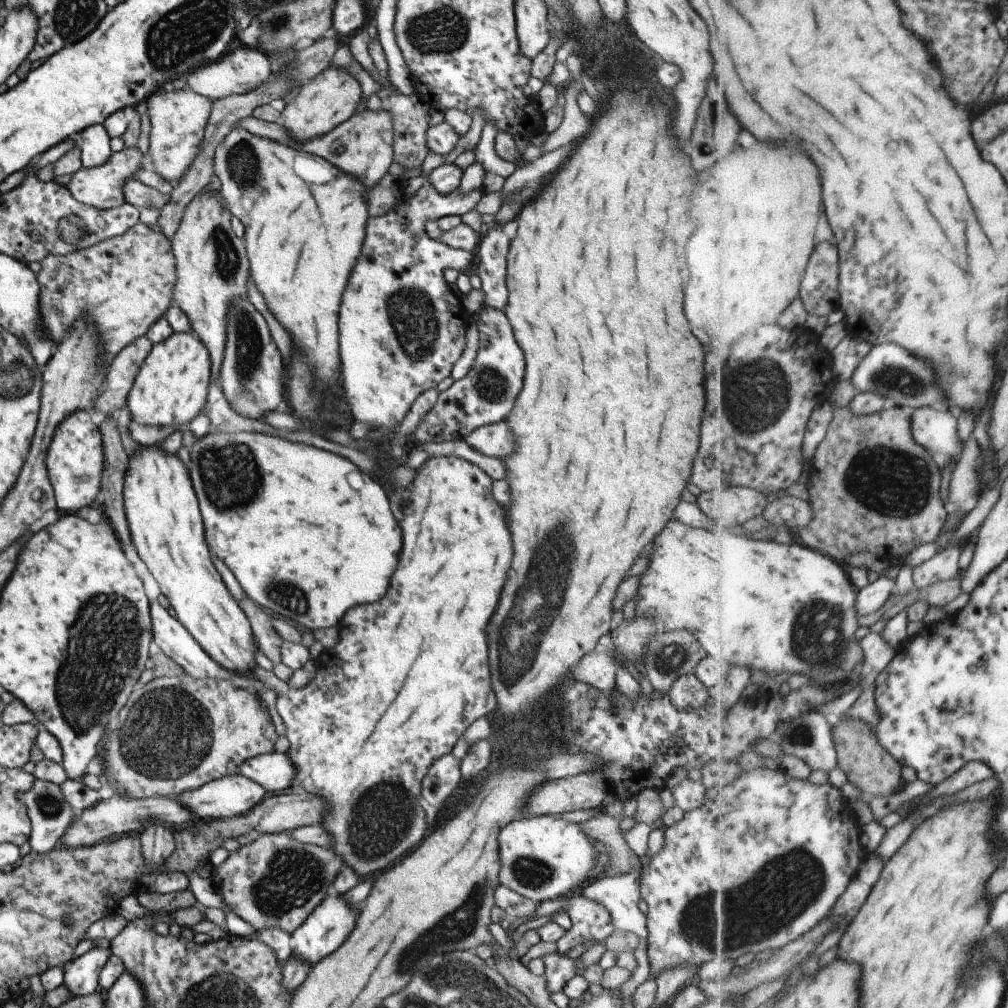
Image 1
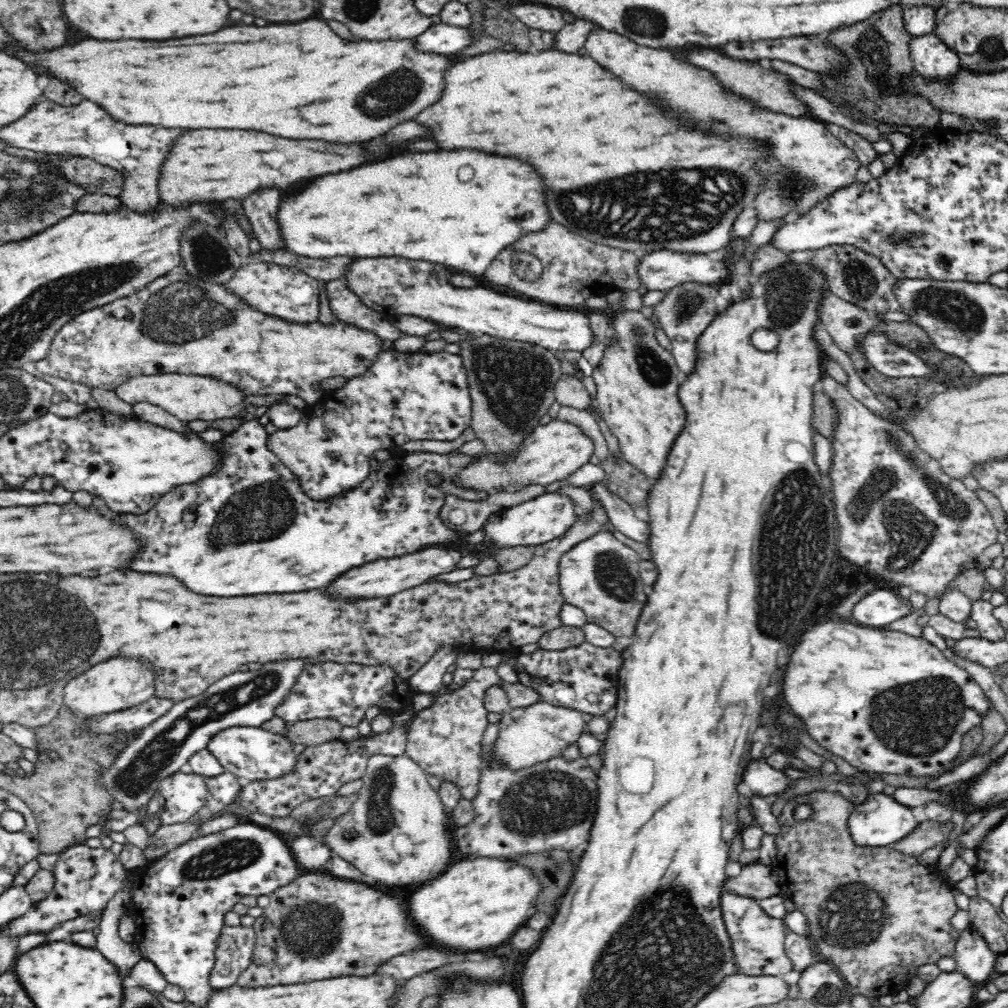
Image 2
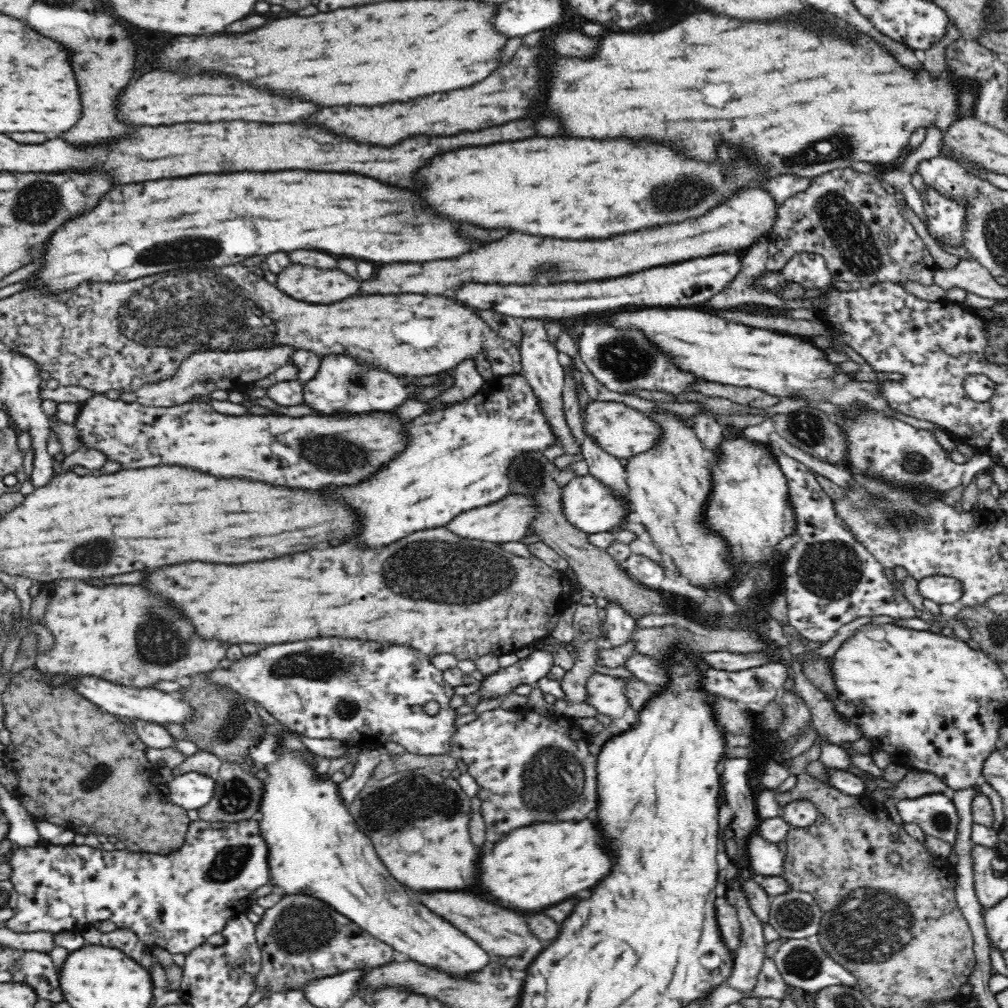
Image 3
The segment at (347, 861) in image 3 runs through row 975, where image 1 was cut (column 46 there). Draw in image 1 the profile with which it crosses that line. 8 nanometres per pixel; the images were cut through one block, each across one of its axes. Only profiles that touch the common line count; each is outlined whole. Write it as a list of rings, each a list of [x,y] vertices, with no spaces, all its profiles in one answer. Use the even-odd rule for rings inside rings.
[[[75,410],[59,422],[45,452],[45,468],[56,509],[63,510],[63,513],[77,512],[95,502],[101,492],[103,452],[97,421],[92,413]]]

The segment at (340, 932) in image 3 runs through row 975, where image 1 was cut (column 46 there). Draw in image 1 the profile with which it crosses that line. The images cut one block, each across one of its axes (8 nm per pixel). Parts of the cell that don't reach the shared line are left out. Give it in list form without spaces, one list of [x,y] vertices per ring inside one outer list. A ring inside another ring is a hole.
[[[138,222],[119,236],[99,240],[86,248],[79,248],[63,255],[47,255],[40,261],[41,269],[35,273],[39,286],[39,316],[43,324],[43,334],[57,343],[61,336],[71,330],[73,322],[89,320],[93,322],[93,332],[101,344],[103,354],[99,356],[99,366],[109,368],[113,356],[125,348],[129,342],[143,336],[165,311],[173,304],[175,286],[175,264],[167,236],[159,230],[156,223]]]

